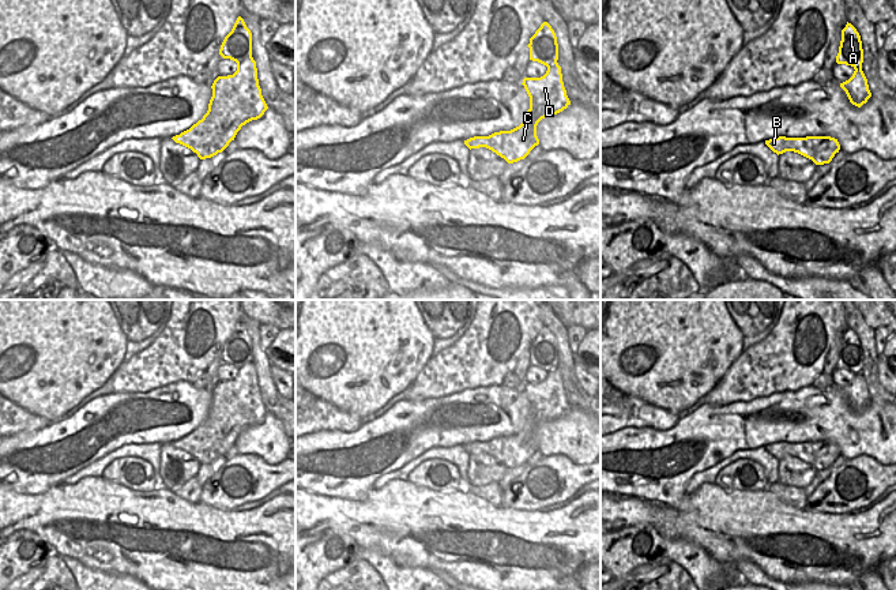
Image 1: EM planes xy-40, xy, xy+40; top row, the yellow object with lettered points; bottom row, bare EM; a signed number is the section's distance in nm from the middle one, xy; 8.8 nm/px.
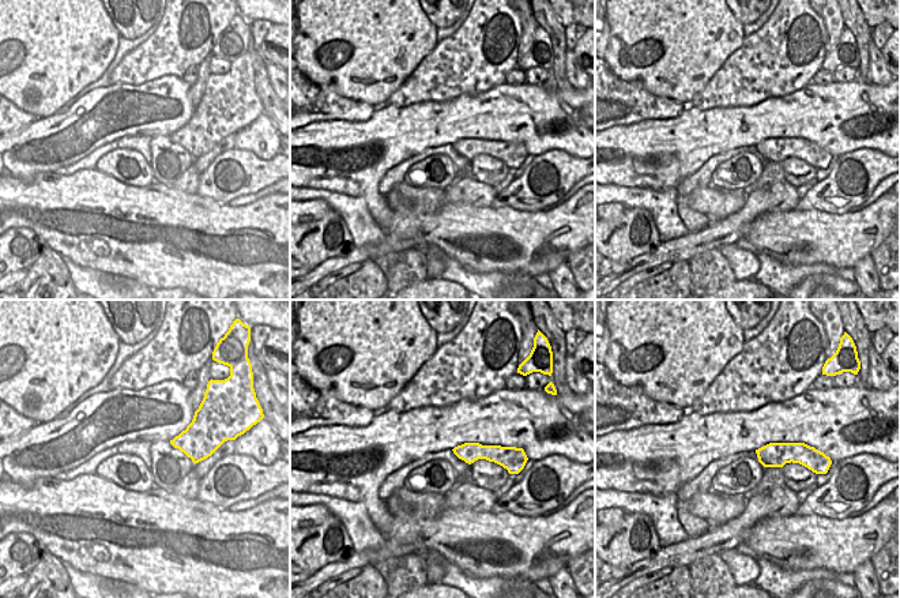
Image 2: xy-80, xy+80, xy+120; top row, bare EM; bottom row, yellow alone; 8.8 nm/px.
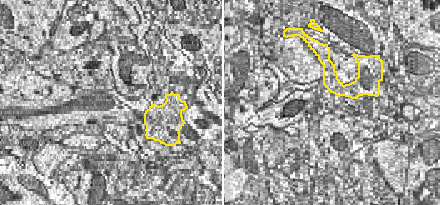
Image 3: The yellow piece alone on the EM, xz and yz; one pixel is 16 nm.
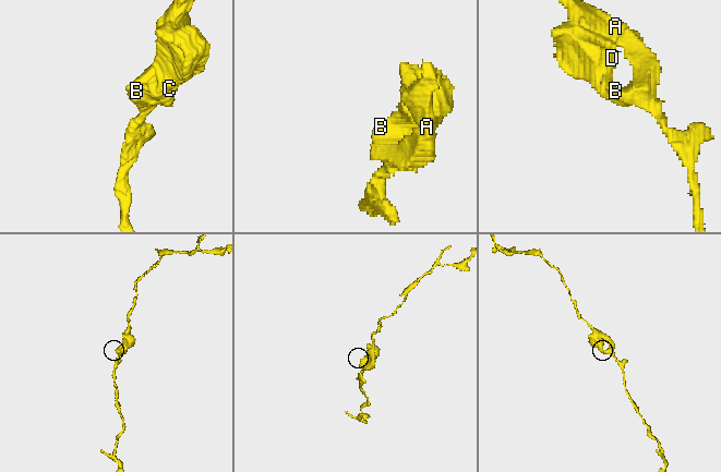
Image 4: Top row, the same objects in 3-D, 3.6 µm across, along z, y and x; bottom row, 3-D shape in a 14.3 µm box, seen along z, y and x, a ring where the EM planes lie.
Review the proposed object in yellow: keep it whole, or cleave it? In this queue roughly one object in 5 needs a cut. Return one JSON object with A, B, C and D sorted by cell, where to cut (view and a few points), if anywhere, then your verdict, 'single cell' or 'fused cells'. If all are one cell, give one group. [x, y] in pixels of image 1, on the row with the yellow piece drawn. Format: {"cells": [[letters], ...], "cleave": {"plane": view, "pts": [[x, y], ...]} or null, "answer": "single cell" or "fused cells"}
{"cells": [["A", "B", "C", "D"]], "cleave": null, "answer": "single cell"}

